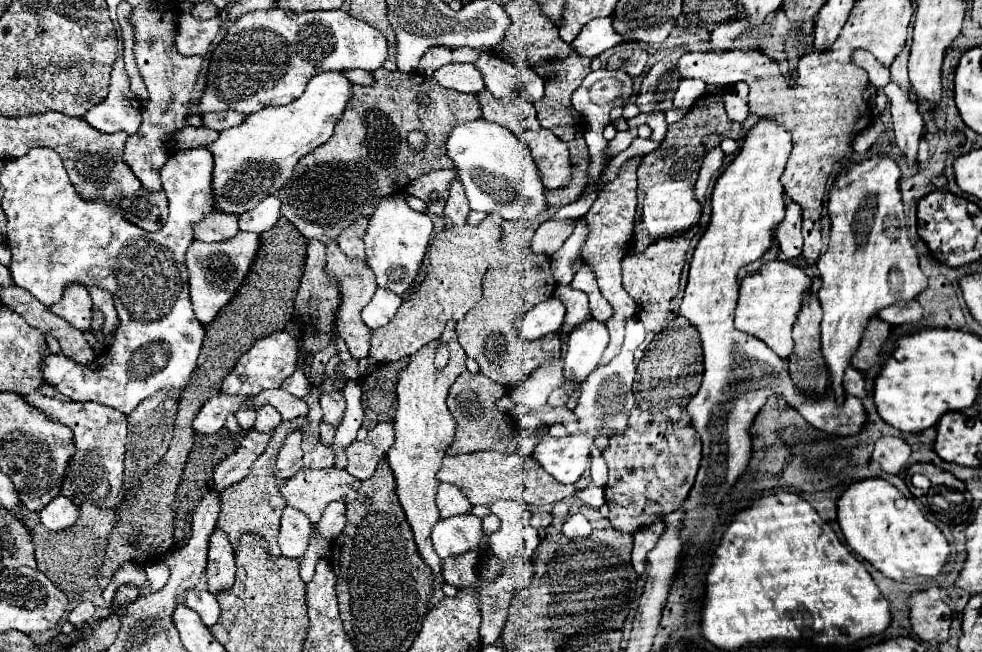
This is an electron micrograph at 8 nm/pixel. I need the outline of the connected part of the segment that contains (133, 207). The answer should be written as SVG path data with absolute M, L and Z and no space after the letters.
M141 188L137 194L133 194L133 196L129 198L129 206L125 208L123 216L125 216L125 220L129 220L131 224L137 224L139 228L143 228L143 230L147 230L147 232L155 232L155 230L159 230L159 228L165 224L165 220L167 220L167 196L165 196L163 192L145 192L145 190Z

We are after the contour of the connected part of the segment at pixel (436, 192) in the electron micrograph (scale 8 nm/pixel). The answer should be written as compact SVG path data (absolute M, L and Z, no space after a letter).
M455 170L429 172L429 174L409 182L409 186L405 188L405 194L421 198L427 204L429 214L443 216L443 208L445 208L447 196L449 196L449 184L453 182L453 178L457 178Z

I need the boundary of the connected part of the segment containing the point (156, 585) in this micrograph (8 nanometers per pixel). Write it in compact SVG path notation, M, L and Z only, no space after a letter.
M157 560L157 562L149 562L149 564L145 566L145 570L147 570L147 578L149 578L149 582L151 582L151 588L153 588L155 592L161 590L161 588L167 584L169 568L167 568L161 560Z

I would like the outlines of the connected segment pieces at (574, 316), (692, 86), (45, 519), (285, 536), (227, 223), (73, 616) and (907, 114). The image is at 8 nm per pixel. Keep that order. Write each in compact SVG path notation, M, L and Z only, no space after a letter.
M557 286L555 296L561 298L567 306L567 316L565 316L565 324L561 328L561 340L565 342L569 338L569 332L575 324L583 322L589 316L589 298L585 292L575 290L571 286Z
M683 78L679 82L679 88L675 92L675 106L693 106L699 98L705 94L705 82L693 80L693 78Z
M65 496L53 498L41 512L41 524L45 524L49 530L63 530L71 526L79 516L79 508L73 506L73 502Z
M291 506L283 508L281 530L279 530L279 548L287 558L301 558L307 550L311 534L309 518Z
M213 212L209 218L203 218L193 226L195 238L201 242L221 242L229 240L239 232L237 226L237 216L235 214L223 214L223 212Z
M83 602L83 604L79 604L77 608L73 608L69 612L69 622L73 626L85 624L85 622L91 622L93 620L93 614L95 614L95 604L93 602Z
M889 82L885 86L885 94L891 102L891 114L893 114L893 130L895 130L895 144L903 150L907 162L917 160L917 146L923 136L923 116L919 114L917 100L913 94L895 82Z

